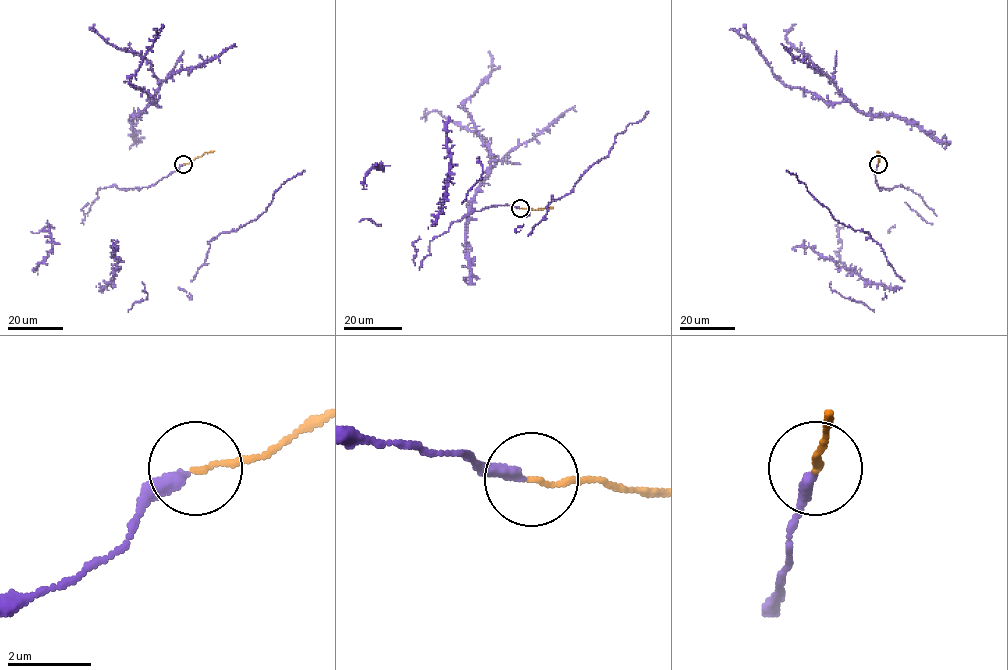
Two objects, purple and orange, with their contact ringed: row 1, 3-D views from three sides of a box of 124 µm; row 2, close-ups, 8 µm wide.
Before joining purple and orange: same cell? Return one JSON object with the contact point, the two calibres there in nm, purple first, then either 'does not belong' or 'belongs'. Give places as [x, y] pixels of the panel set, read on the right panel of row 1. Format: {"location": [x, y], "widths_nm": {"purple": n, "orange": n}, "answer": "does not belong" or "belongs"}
{"location": [878, 164], "widths_nm": {"purple": 320, "orange": 110}, "answer": "belongs"}

